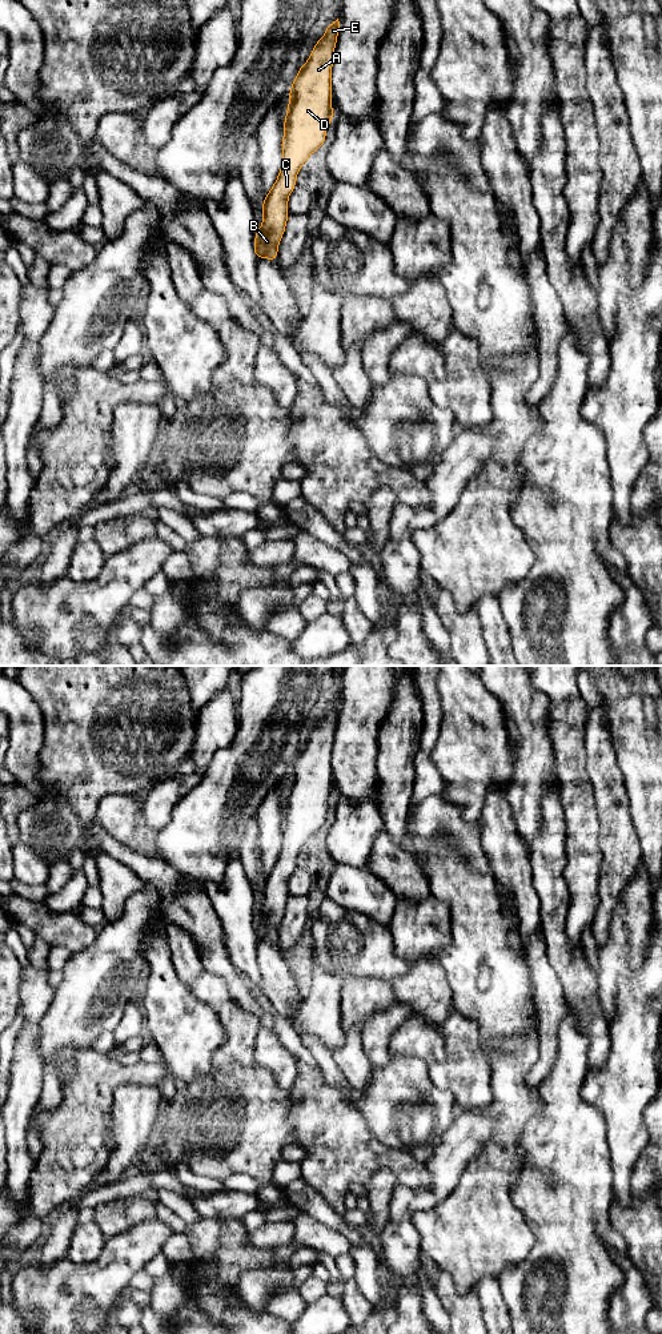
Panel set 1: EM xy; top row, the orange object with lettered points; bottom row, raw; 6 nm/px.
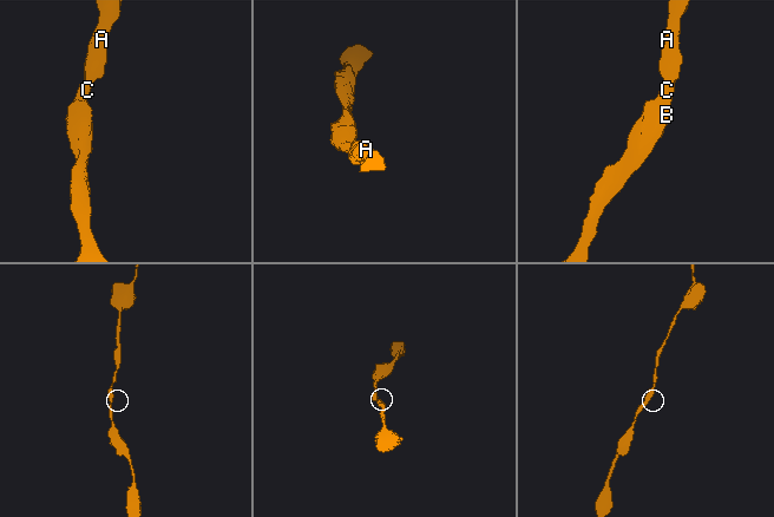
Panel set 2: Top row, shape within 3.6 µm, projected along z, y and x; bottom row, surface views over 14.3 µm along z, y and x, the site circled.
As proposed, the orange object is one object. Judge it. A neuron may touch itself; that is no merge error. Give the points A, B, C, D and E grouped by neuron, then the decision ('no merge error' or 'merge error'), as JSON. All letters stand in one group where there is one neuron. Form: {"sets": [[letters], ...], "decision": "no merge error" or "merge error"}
{"sets": [["A", "B", "C", "D", "E"]], "decision": "no merge error"}

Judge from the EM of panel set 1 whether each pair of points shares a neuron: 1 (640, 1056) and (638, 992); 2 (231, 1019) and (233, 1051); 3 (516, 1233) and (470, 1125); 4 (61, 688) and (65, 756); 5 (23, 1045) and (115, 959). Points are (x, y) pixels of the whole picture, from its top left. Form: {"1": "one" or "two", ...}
{"1": "one", "2": "one", "3": "two", "4": "one", "5": "two"}

